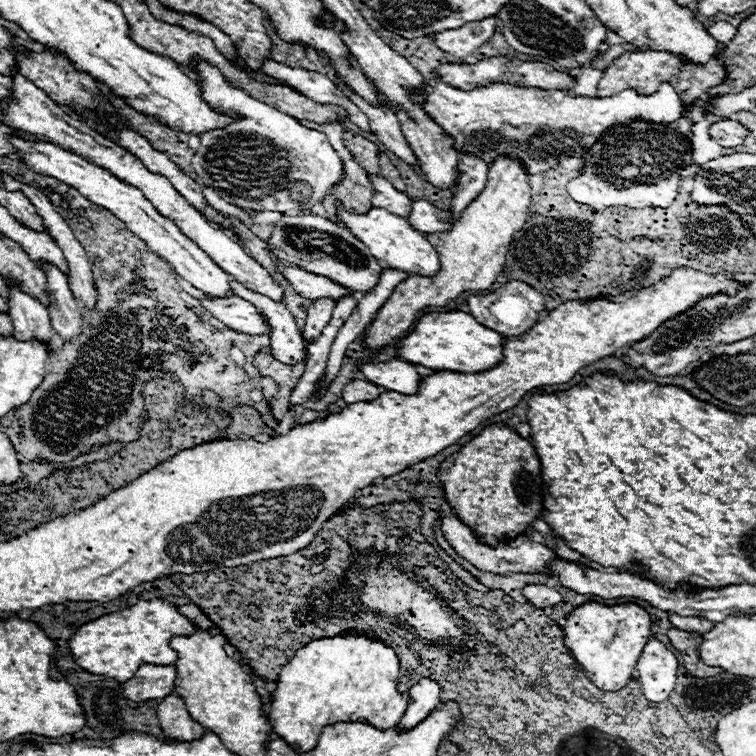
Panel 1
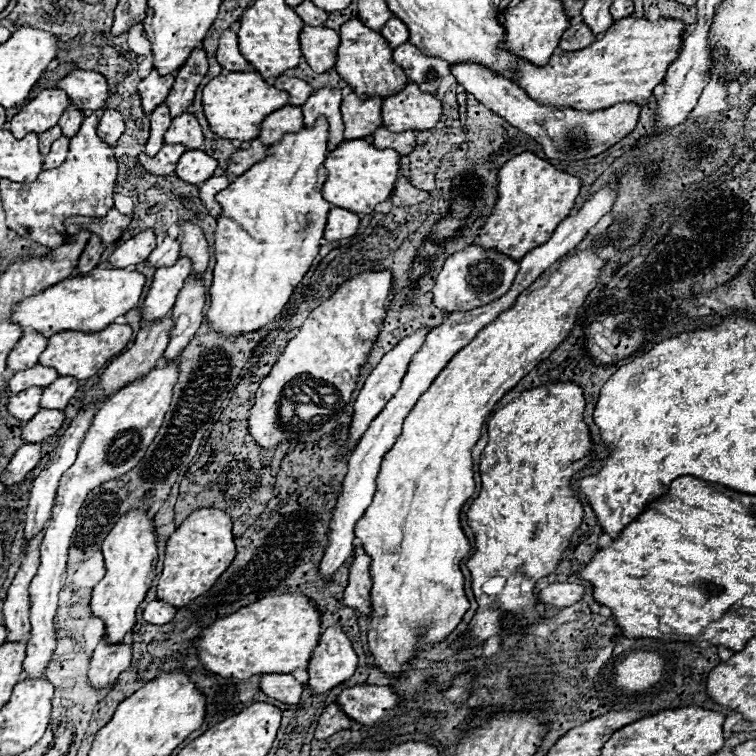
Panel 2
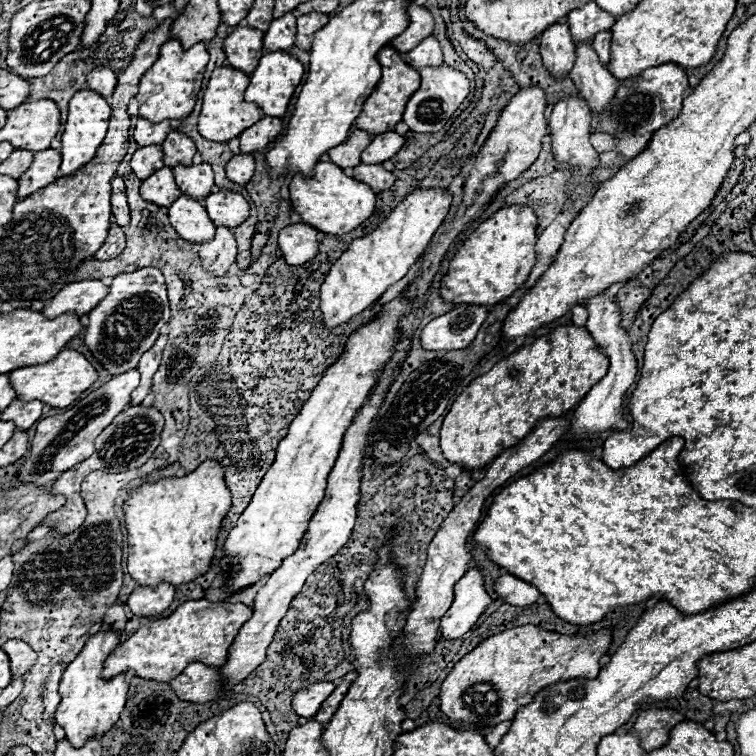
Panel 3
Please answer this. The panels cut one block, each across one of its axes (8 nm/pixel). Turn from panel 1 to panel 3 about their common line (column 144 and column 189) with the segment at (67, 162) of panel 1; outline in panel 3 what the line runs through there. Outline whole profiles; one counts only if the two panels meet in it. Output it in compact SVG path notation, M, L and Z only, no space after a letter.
M180 196L170 208L168 218L172 228L192 244L206 244L214 238L214 224L208 218L206 210L200 206L198 200L190 200L188 196Z

